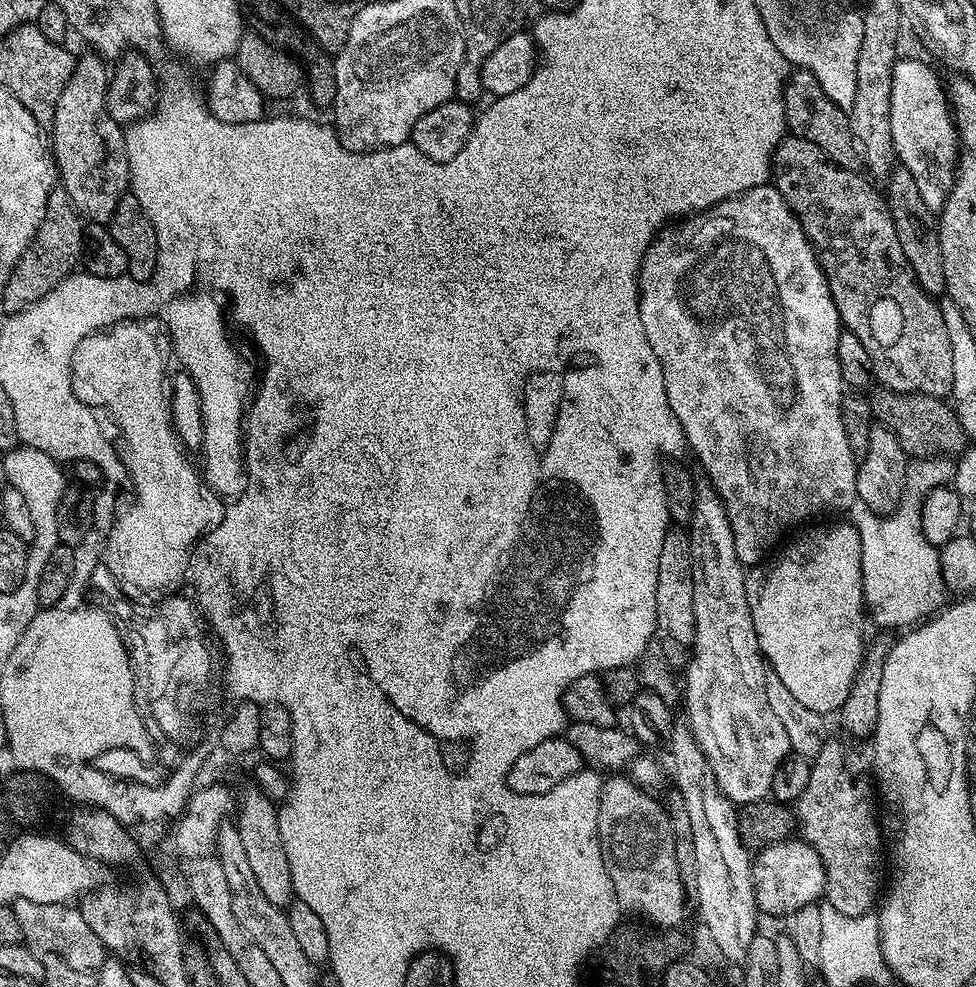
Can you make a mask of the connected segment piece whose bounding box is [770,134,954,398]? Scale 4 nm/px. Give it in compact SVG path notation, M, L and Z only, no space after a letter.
M791 134L785 135L772 155L770 180L782 198L786 198L789 210L796 215L806 238L815 248L824 276L828 279L834 306L838 306L841 325L853 332L862 346L866 346L872 359L872 369L876 371L876 380L895 392L951 397L954 369L950 338L953 333L948 329L946 312L916 281L906 254L902 254L902 242L898 242L898 230L894 230L885 197L871 192L869 181L859 171L838 166L825 152L818 150L814 142L806 142L806 138Z

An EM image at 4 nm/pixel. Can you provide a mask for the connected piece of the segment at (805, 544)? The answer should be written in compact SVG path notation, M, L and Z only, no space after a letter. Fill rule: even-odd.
M844 522L844 524L824 524L821 528L812 528L809 532L802 533L793 544L786 544L771 558L765 558L760 563L751 565L744 577L746 602L750 602L750 618L754 622L754 634L758 634L760 655L764 657L770 671L778 674L778 678L782 678L782 683L786 685L786 690L790 690L790 694L794 694L794 698L798 698L798 702L802 702L802 706L806 706L806 710L829 714L828 712L834 711L835 708L836 711L843 709L846 698L852 689L856 672L860 669L860 662L864 659L864 649L866 647L863 628L864 620L866 624L866 609L864 606L864 591L860 581L862 546L858 538L858 530L850 522Z

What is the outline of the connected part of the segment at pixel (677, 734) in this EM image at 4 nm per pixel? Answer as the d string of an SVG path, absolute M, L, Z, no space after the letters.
M676 722L672 726L672 734L670 739L670 746L672 746L672 768L670 764L670 772L676 775L675 791L685 800L686 809L690 812L691 830L694 832L694 849L695 849L695 869L698 870L698 884L694 893L694 899L696 904L700 907L700 916L704 919L704 928L708 931L710 939L716 943L716 948L729 960L732 964L737 966L743 965L748 959L750 954L750 942L754 942L754 938L758 934L758 928L756 928L756 916L758 917L758 909L756 906L756 891L754 890L754 882L752 881L752 865L754 863L753 857L750 855L749 848L742 842L742 838L738 834L738 826L736 825L736 813L738 811L737 805L733 801L726 798L726 794L722 794L722 790L718 786L718 782L714 778L712 773L712 767L710 762L706 758L706 754L698 746L698 742L692 736L692 730L688 727L687 723Z

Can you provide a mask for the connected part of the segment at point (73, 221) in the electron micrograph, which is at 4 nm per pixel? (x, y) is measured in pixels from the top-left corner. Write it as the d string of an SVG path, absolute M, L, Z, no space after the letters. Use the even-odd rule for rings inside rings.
M48 207L38 226L36 236L32 240L32 245L14 266L10 274L10 282L6 282L6 294L2 298L5 313L11 314L20 312L23 308L29 308L31 304L38 302L46 294L50 294L54 286L58 286L69 275L77 271L80 264L84 224L75 208L63 207Z

